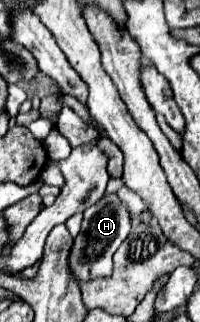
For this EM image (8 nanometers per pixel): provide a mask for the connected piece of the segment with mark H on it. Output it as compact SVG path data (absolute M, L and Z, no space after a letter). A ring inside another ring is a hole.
M117 194L101 198L101 202L93 204L89 210L83 212L83 226L77 238L73 240L73 246L69 250L69 270L77 284L87 282L89 278L109 278L113 274L113 254L125 242L131 230L131 220L127 210L117 200Z

